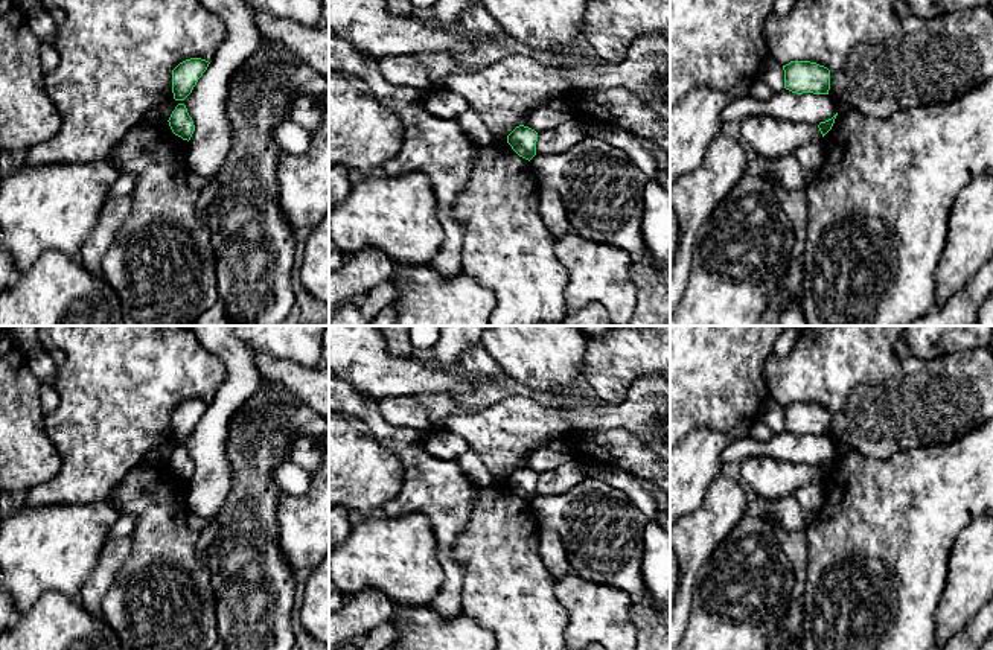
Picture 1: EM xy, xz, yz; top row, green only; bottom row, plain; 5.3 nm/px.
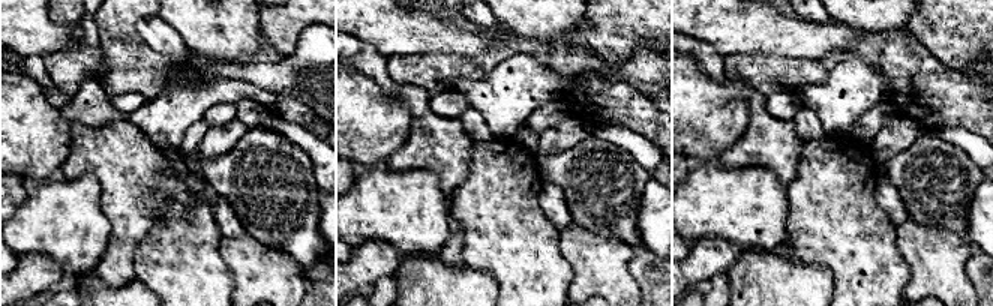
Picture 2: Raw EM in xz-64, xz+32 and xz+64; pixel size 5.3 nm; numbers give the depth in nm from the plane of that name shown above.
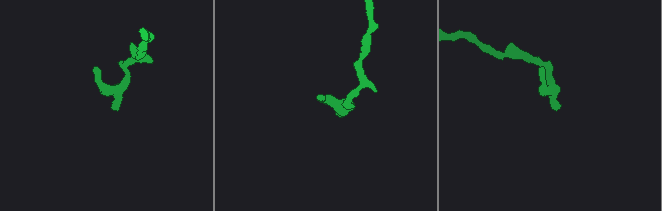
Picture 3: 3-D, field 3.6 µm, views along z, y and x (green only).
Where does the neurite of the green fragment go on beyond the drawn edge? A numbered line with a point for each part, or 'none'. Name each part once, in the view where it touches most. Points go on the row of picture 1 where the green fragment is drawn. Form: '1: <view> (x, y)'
none

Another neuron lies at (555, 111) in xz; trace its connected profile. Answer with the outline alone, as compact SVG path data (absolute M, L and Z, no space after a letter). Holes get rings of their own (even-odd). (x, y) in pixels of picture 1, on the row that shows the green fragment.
M550 97L545 104L530 111L524 126L539 132L557 126L573 117L574 114L568 102Z

